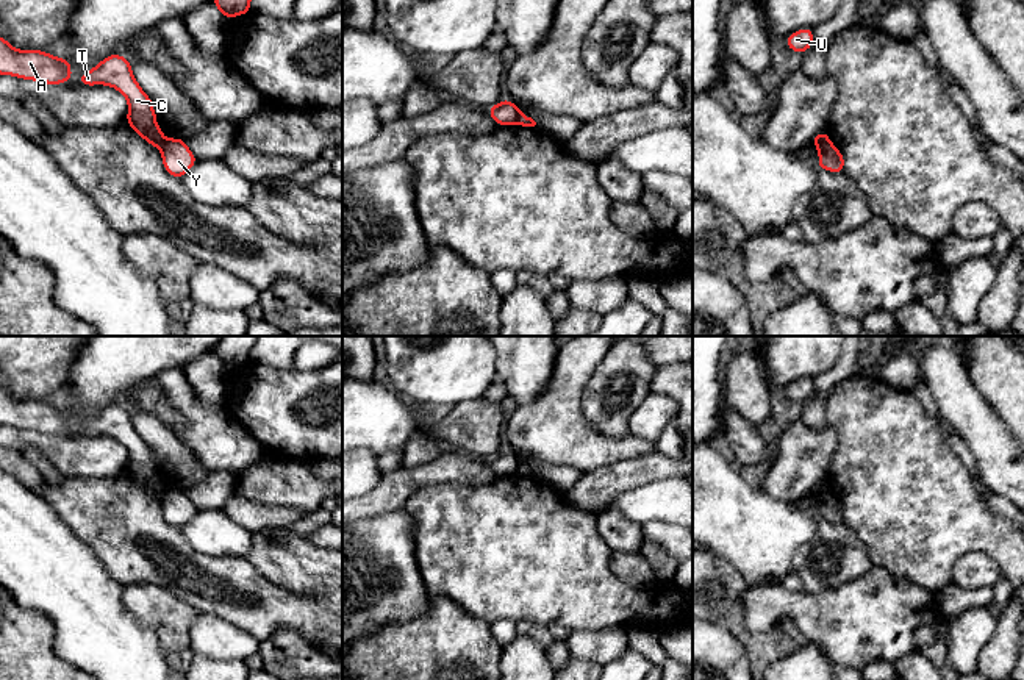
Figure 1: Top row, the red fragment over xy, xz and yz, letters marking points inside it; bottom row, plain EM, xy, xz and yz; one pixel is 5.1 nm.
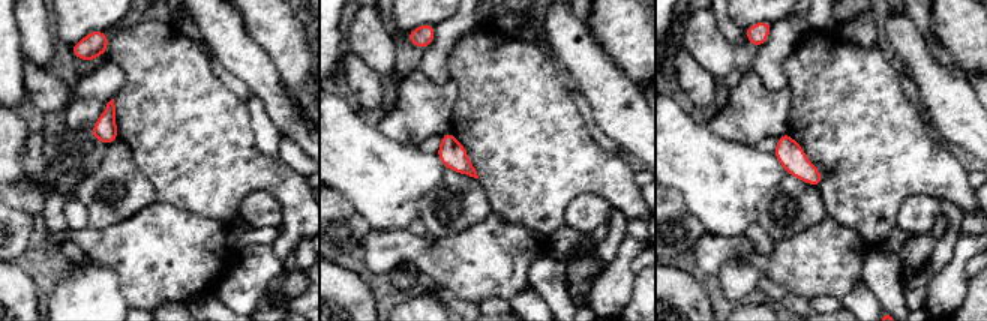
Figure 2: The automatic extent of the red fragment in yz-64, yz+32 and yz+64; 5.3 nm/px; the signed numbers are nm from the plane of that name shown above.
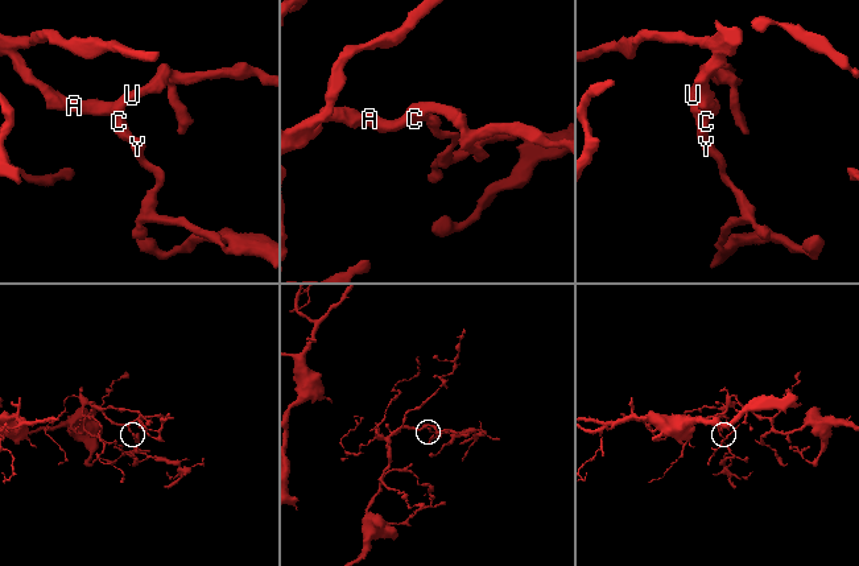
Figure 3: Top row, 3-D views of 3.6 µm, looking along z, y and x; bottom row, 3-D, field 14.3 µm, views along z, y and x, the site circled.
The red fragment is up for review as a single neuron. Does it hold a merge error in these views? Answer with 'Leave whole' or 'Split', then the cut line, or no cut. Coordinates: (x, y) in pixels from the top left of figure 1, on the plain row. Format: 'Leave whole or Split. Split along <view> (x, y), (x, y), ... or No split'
Split. Split along yz (829, 490), (818, 499)

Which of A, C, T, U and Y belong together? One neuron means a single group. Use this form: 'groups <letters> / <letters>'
groups A C T U / Y

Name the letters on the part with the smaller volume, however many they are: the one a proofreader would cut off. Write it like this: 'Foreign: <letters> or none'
Foreign: Y

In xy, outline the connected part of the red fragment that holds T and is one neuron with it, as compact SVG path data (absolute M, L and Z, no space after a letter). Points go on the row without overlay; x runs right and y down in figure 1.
M119 403L103 408L78 428L78 435L105 435L117 439L128 452L128 477L153 497L163 499L166 488L156 474L153 452L136 431L131 413L127 408Z

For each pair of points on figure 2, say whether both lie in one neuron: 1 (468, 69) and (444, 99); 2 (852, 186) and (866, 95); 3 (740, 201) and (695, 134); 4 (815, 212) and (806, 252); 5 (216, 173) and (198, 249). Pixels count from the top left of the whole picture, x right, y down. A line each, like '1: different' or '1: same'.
1: different
2: same
3: same
4: different
5: different

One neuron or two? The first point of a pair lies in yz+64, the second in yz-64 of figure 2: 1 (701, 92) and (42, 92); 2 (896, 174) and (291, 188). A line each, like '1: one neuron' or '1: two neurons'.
1: one neuron
2: one neuron

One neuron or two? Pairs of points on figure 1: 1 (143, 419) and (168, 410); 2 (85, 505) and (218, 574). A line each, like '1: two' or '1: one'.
1: two
2: one

